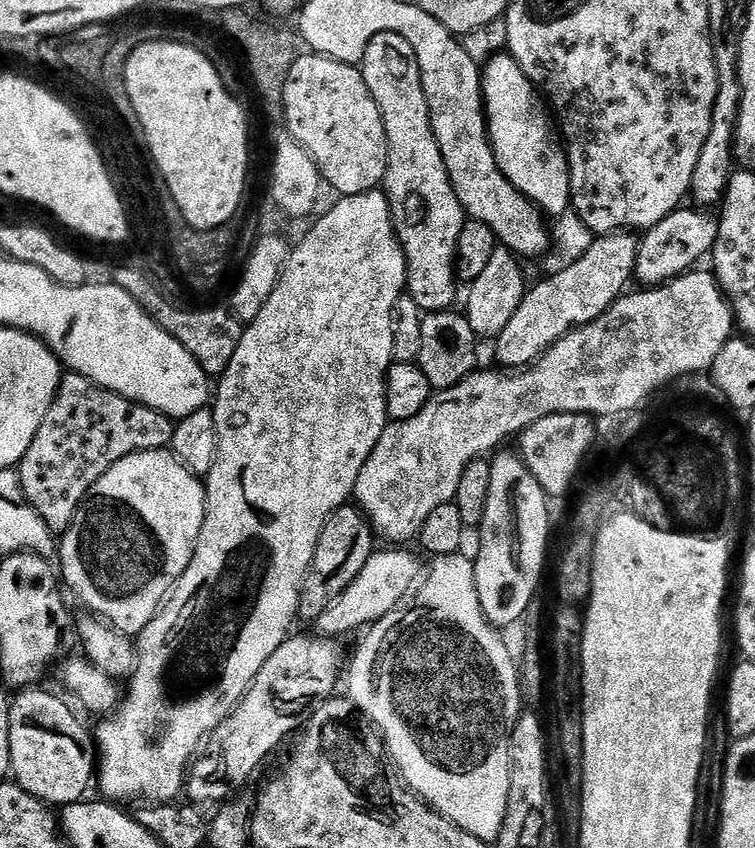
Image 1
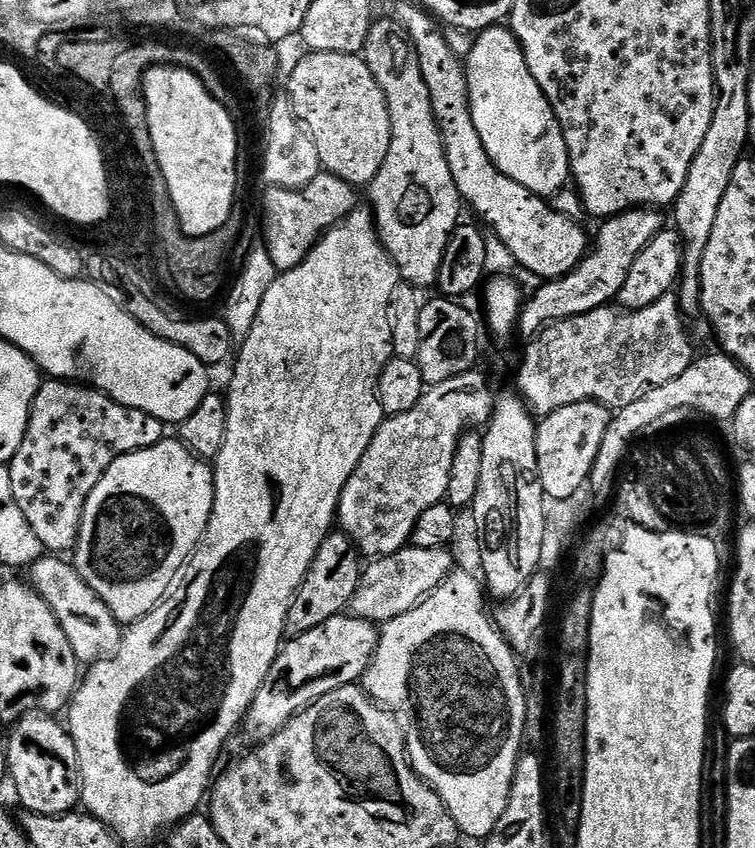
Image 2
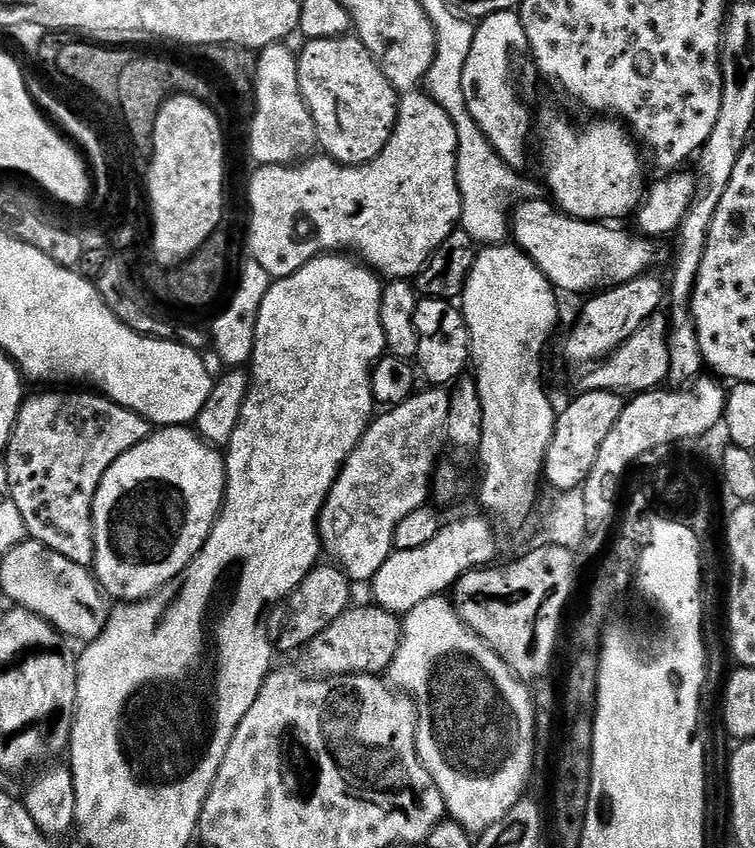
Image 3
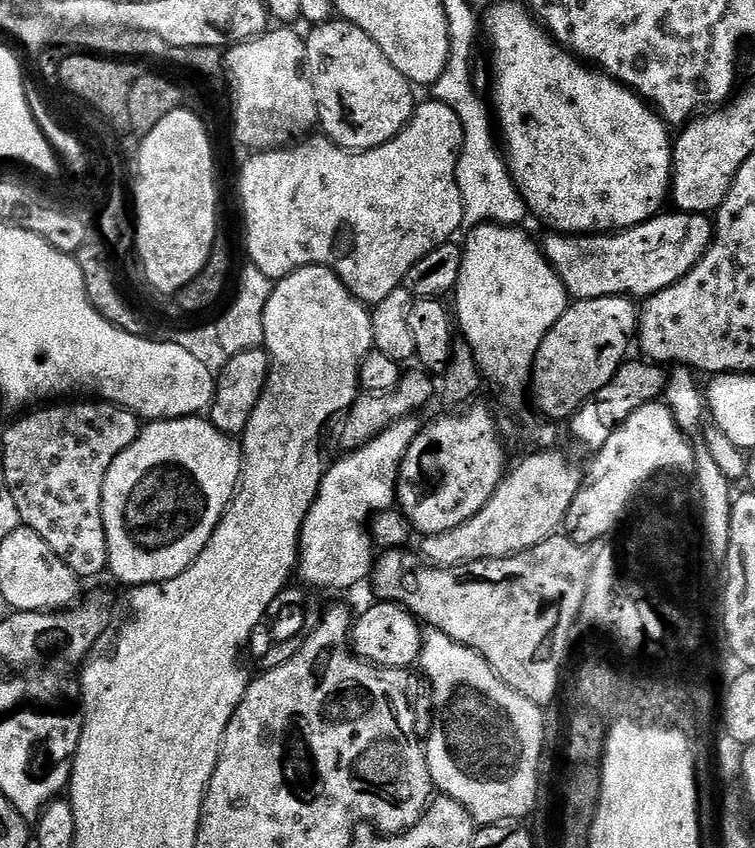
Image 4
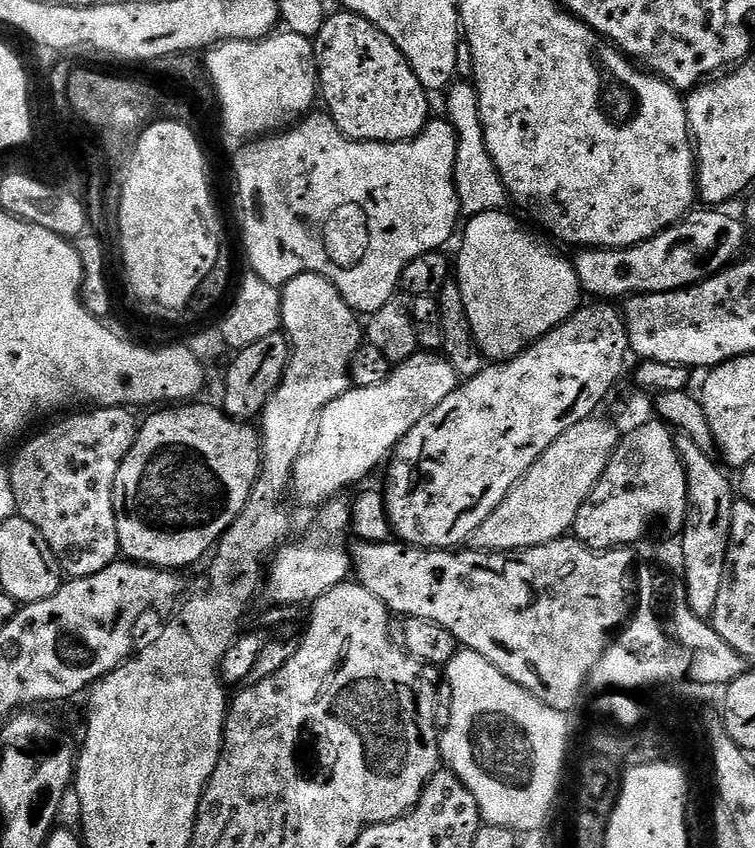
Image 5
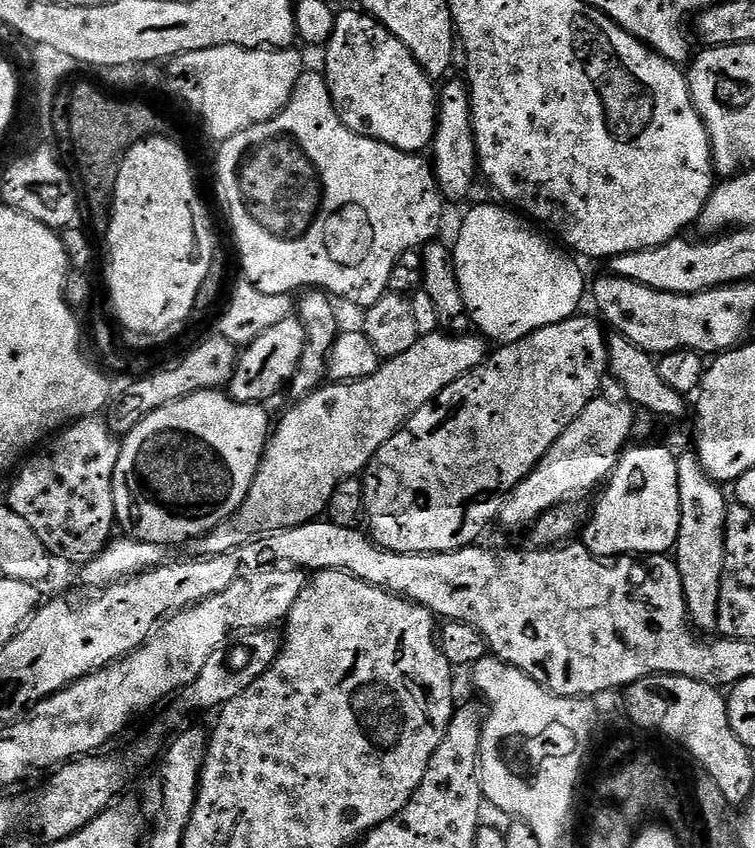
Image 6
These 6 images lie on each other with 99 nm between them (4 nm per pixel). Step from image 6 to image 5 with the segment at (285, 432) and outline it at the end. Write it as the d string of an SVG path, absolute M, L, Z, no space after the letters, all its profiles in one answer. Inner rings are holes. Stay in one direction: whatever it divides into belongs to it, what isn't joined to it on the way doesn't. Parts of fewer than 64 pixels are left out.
M418 350L401 364L395 365L386 382L378 382L378 386L349 387L347 392L334 398L316 417L314 431L292 471L291 495L296 495L297 502L311 510L319 509L320 505L343 493L340 492L343 488L364 479L380 463L381 467L399 446L401 438L410 434L410 430L414 430L414 426L418 426L418 422L422 422L422 418L426 418L426 414L430 414L430 410L441 404L457 386L456 371L443 355L432 350Z

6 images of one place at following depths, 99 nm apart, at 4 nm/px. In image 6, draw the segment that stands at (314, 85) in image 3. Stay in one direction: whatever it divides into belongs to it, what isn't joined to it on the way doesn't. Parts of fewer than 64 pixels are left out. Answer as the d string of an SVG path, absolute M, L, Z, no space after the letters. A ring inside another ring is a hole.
M355 10L356 12L344 12L335 17L335 24L333 26L333 34L329 38L326 45L326 53L324 56L324 68L328 71L328 92L327 95L334 102L336 107L336 113L342 118L342 122L352 132L355 132L358 136L365 136L370 138L377 145L386 148L397 148L403 152L410 152L413 154L420 154L425 151L432 144L435 138L436 125L437 125L437 105L438 105L438 92L434 87L432 89L433 81L420 67L418 61L416 61L410 49L406 45L403 45L397 36L395 36L386 26L379 24L373 16L368 15L363 10Z

